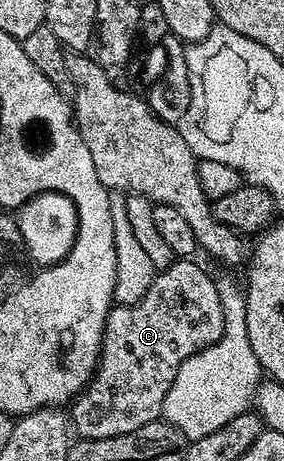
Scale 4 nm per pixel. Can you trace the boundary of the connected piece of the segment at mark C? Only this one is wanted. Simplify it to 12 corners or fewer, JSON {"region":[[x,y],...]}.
{"region":[[191,258],[107,315],[69,408],[76,437],[163,415],[193,354],[225,330],[218,283]]}

